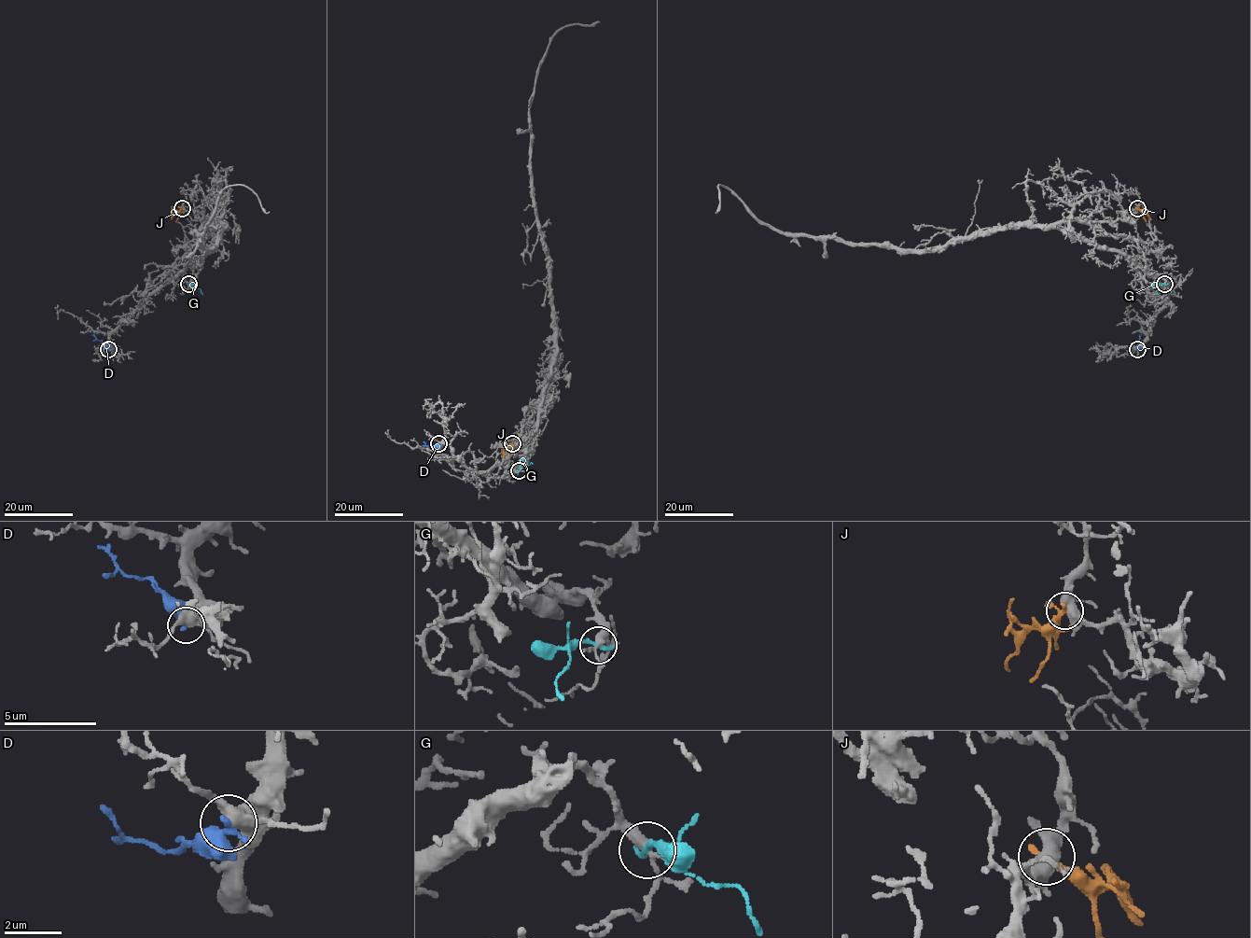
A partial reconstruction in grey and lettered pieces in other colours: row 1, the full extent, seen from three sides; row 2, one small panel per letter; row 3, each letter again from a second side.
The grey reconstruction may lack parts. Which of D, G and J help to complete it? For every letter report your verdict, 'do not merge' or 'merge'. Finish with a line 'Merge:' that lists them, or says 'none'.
D: do not merge
G: do not merge
J: merge
Merge: J

